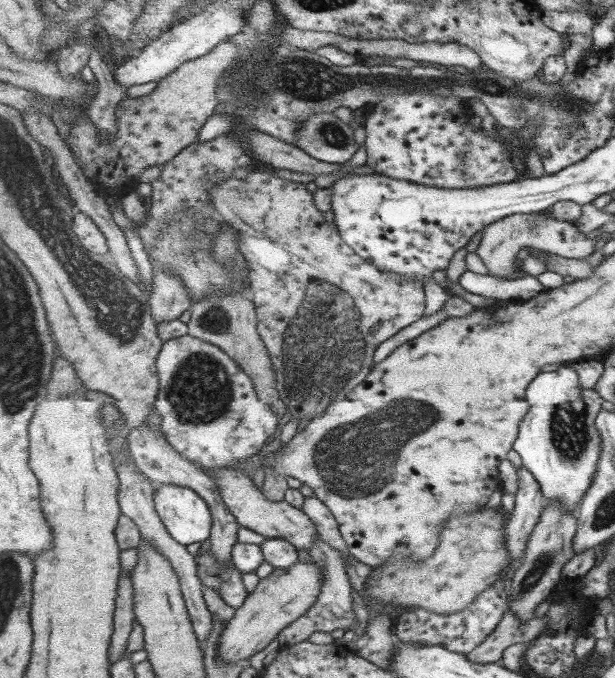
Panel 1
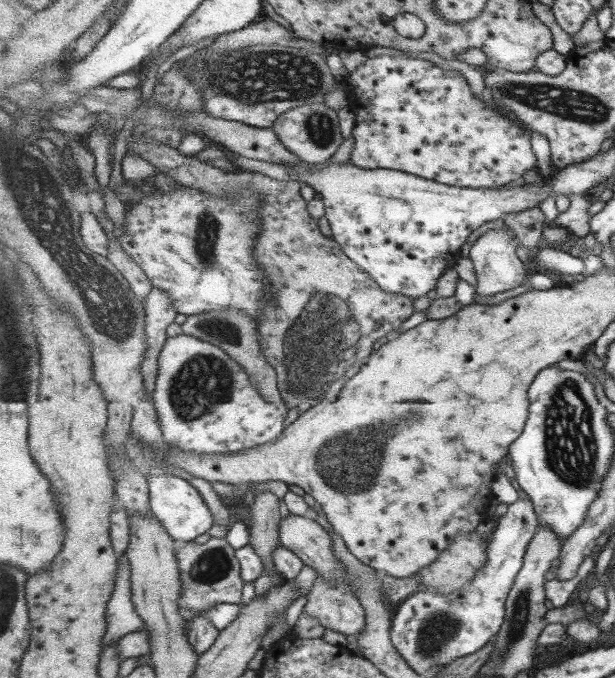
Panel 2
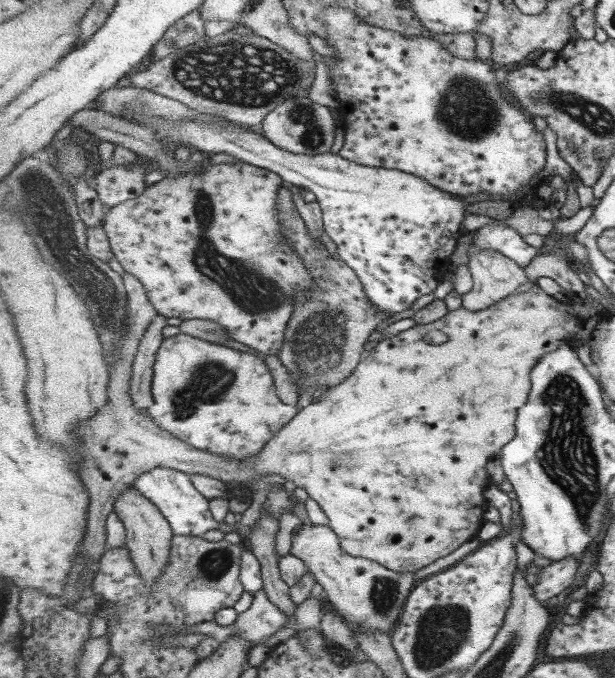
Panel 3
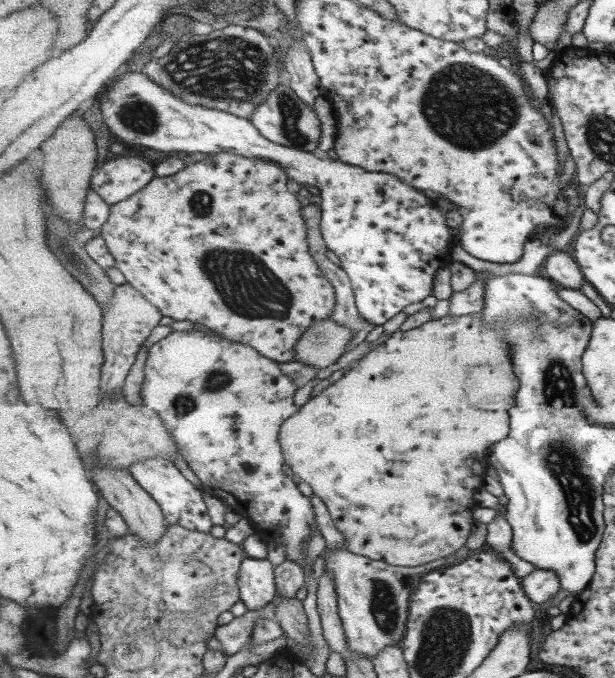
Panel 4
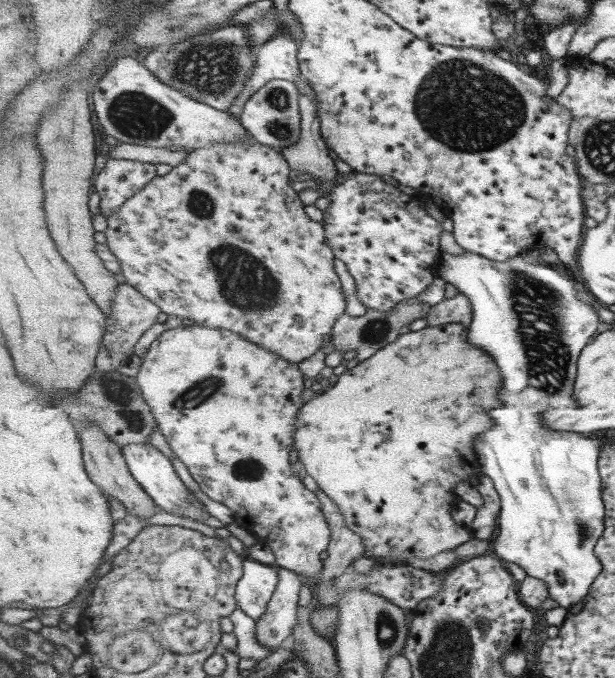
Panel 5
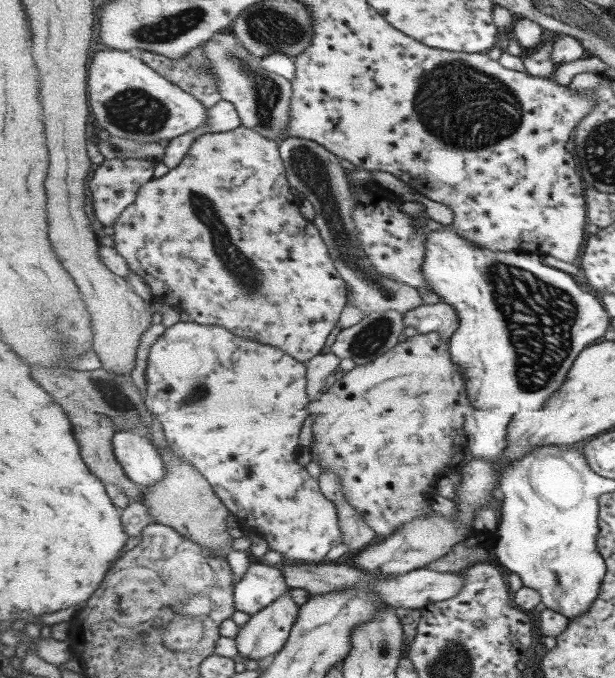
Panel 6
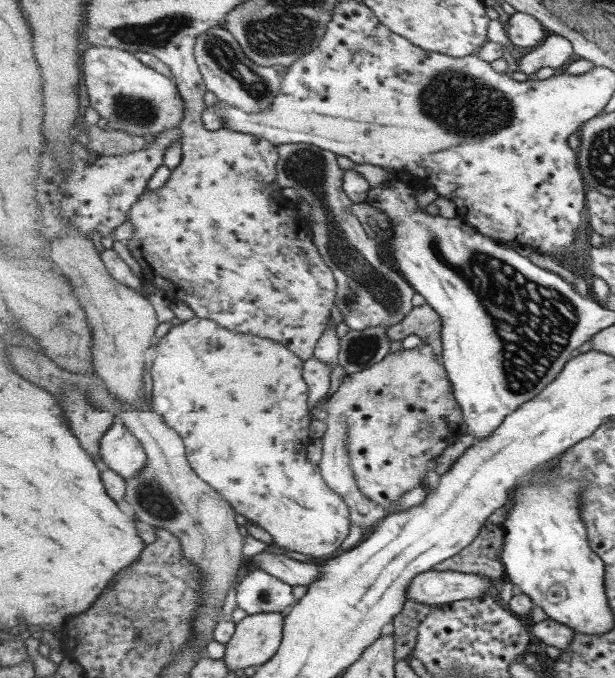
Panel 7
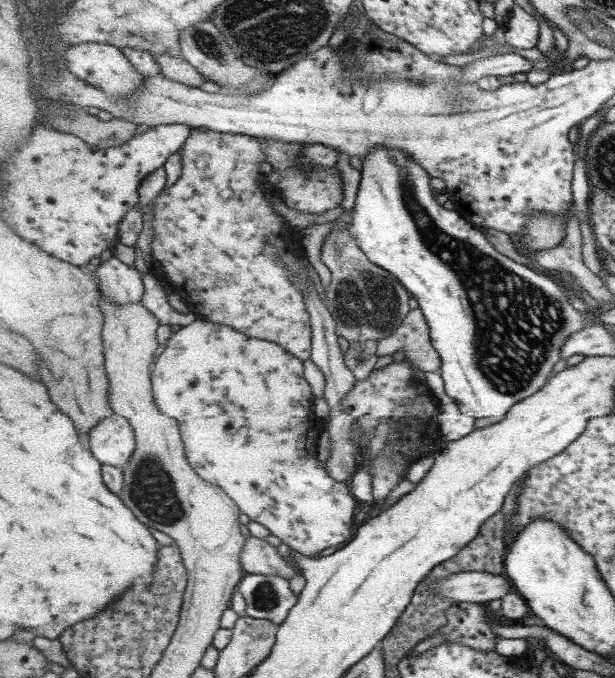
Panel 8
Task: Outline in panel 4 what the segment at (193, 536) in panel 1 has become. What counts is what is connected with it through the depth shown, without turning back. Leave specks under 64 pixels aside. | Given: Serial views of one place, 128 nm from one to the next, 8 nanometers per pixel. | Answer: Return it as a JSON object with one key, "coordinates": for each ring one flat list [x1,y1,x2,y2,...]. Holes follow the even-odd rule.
{"coordinates":[[150,458,144,462,135,463,135,465,131,466,130,472,137,479,137,482,140,482,141,486,149,491,149,494,152,494,153,498,160,503,168,523,179,524,189,530,209,533,214,522,210,517,208,506,204,499,205,491,196,483,187,480,171,460]]}

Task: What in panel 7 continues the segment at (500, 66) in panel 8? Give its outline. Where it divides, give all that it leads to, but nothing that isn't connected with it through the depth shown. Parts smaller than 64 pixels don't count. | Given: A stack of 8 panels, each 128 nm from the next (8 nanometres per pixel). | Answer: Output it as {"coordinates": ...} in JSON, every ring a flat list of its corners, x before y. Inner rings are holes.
{"coordinates":[[551,32,541,46,522,55,520,61,517,61,519,75,528,76,545,66,559,72,560,66,575,58,573,54,576,54,573,43,568,38]]}

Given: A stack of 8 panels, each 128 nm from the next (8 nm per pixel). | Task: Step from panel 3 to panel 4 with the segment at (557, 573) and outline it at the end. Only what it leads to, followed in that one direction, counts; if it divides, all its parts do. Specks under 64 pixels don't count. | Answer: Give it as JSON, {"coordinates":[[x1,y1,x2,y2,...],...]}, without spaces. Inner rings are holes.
{"coordinates":[[535,569,522,579,527,596,536,603,550,602,554,594,559,594,562,582,557,572,551,569]]}

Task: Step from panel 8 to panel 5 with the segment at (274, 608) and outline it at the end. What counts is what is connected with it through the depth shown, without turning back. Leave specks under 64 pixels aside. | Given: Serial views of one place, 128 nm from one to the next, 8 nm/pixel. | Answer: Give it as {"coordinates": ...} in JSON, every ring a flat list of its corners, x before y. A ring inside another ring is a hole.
{"coordinates":[[244,561,244,575,236,588,238,607,256,621,267,612,270,600,278,585,276,565]]}

